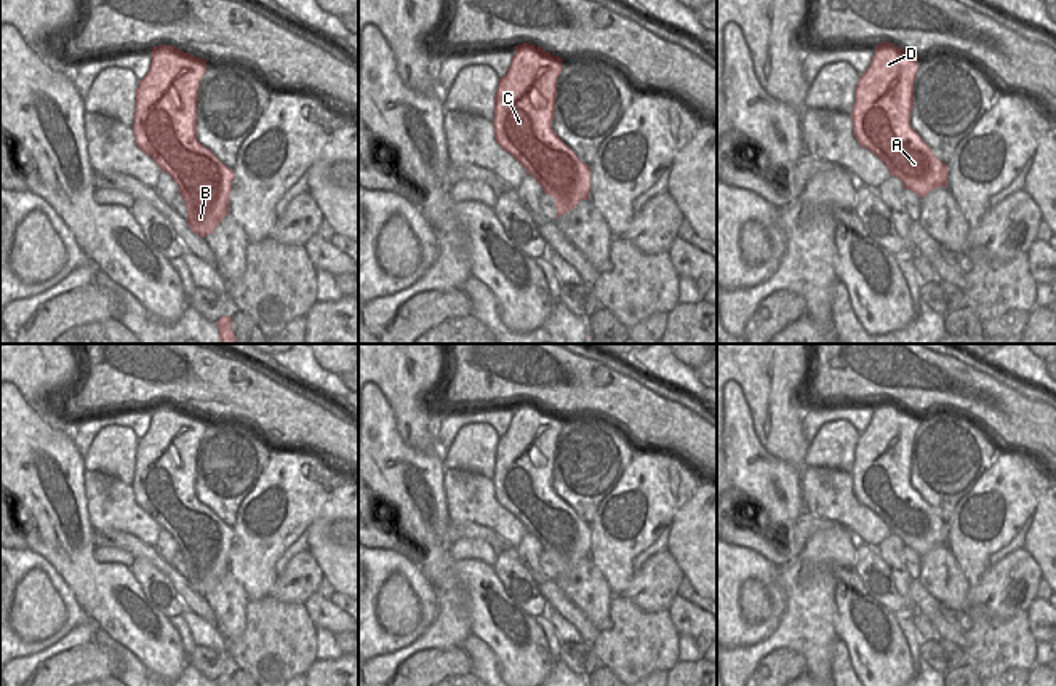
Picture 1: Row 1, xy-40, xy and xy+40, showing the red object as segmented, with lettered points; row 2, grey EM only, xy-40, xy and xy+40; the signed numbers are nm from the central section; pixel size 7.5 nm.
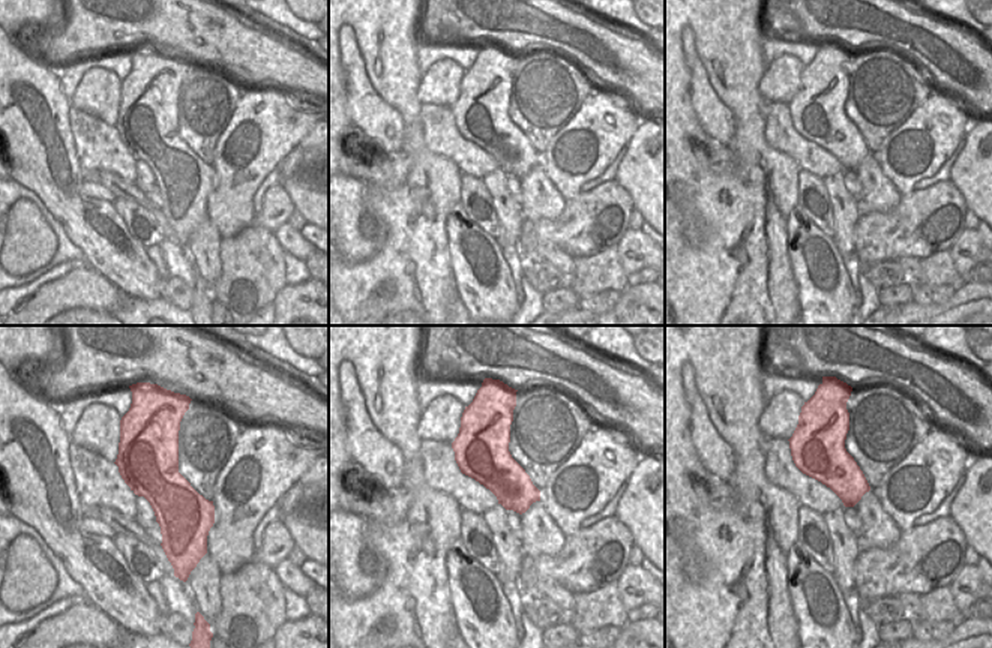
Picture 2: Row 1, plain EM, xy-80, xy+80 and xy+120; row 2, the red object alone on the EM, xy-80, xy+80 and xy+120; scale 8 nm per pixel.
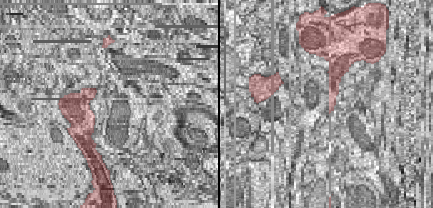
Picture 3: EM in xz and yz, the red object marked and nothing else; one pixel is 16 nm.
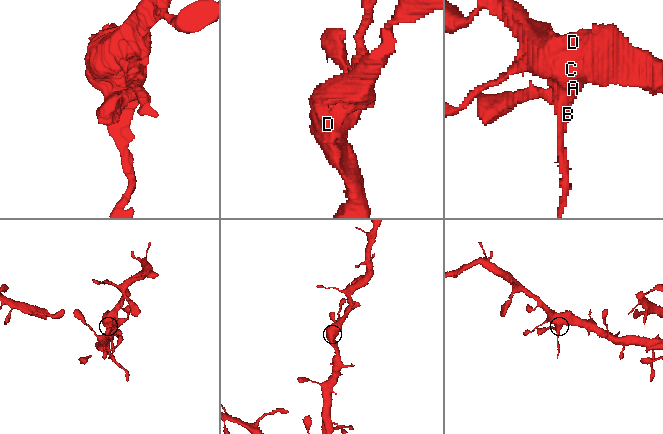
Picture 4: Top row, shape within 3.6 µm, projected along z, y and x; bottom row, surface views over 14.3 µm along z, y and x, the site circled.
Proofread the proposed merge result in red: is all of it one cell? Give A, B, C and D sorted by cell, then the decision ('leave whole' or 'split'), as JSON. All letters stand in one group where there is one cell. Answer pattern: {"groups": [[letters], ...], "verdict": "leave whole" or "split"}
{"groups": [["A", "B"], ["C", "D"]], "verdict": "split"}

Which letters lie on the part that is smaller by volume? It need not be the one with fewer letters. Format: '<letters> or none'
A, B

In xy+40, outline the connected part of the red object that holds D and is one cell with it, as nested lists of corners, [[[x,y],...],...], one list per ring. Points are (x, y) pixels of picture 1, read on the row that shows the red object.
[[[888,42],[875,45],[870,66],[859,77],[851,110],[853,134],[861,147],[886,160],[899,160],[893,152],[902,146],[933,154],[910,126],[917,72],[918,56]]]

